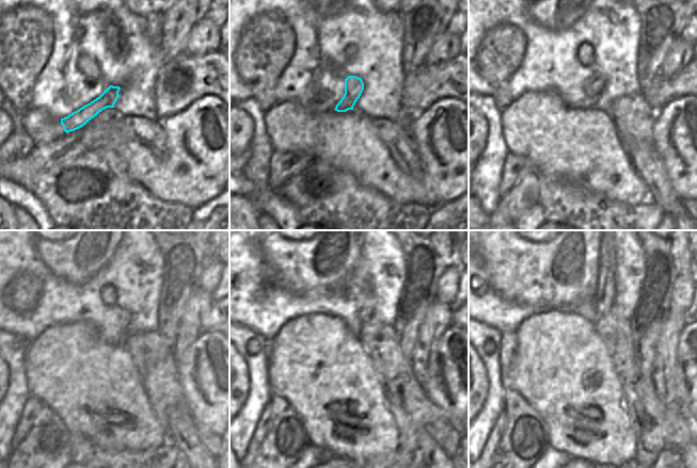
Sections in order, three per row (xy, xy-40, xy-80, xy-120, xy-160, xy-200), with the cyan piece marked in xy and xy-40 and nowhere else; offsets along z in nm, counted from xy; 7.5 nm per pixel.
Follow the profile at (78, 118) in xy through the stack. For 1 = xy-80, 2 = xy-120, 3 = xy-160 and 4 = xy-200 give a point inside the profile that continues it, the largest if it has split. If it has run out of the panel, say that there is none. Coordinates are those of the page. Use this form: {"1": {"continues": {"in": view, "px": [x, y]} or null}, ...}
{"1": {"continues": {"in": "xy-80", "px": [595, 85]}}, "2": {"continues": {"in": "xy-120", "px": [124, 317]}}, "3": {"continues": {"in": "xy-160", "px": [363, 302]}}, "4": {"continues": {"in": "xy-200", "px": [605, 293]}}}

